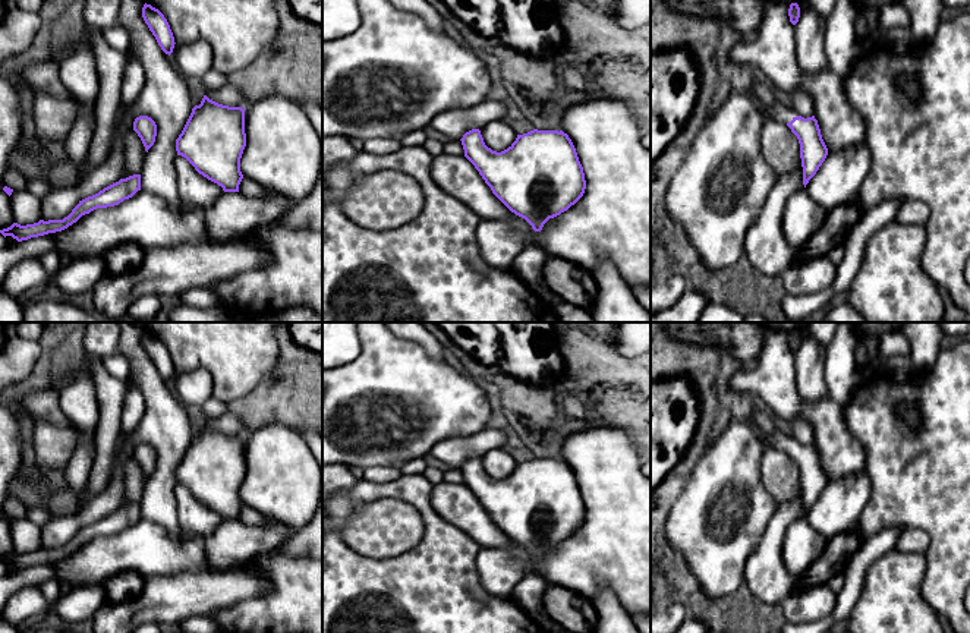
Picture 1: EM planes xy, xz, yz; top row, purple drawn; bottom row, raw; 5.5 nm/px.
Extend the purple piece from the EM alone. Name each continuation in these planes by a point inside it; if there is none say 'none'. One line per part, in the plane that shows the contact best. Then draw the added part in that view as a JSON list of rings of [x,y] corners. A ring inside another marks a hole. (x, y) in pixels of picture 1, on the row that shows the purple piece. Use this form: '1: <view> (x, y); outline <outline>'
1: yz (767, 94); outline [[[756,73],[753,76],[752,88],[755,89],[755,94],[758,95],[758,98],[762,101],[762,104],[766,110],[766,117],[771,117],[777,122],[781,122],[781,123],[787,125],[794,117],[799,116],[790,107],[782,106],[777,100],[777,91],[771,86],[771,84],[768,81],[760,78],[759,73]]]

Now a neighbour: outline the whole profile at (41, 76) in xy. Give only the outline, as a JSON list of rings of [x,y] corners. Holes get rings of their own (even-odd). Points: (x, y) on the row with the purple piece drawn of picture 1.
[[[47,59],[34,62],[22,72],[22,82],[35,94],[44,92],[59,100],[69,100],[76,107],[79,101],[63,86],[59,75],[59,63]]]

